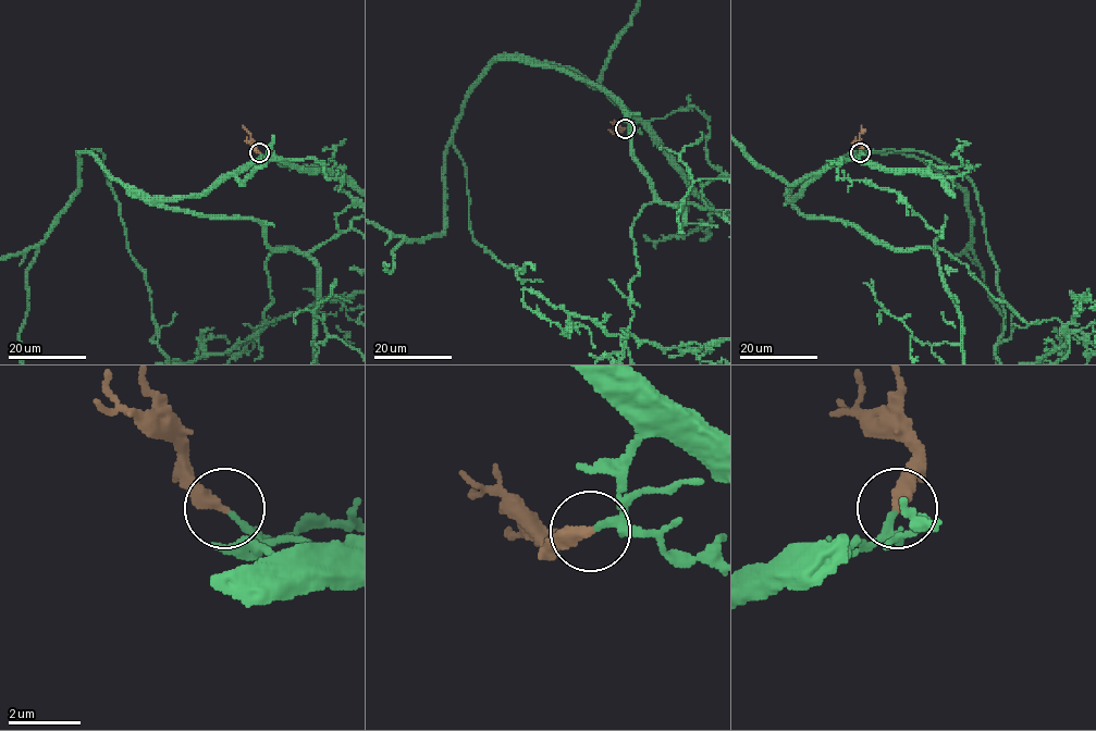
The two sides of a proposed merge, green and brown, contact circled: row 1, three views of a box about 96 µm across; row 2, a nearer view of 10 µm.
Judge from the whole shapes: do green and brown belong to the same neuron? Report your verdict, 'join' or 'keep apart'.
join

